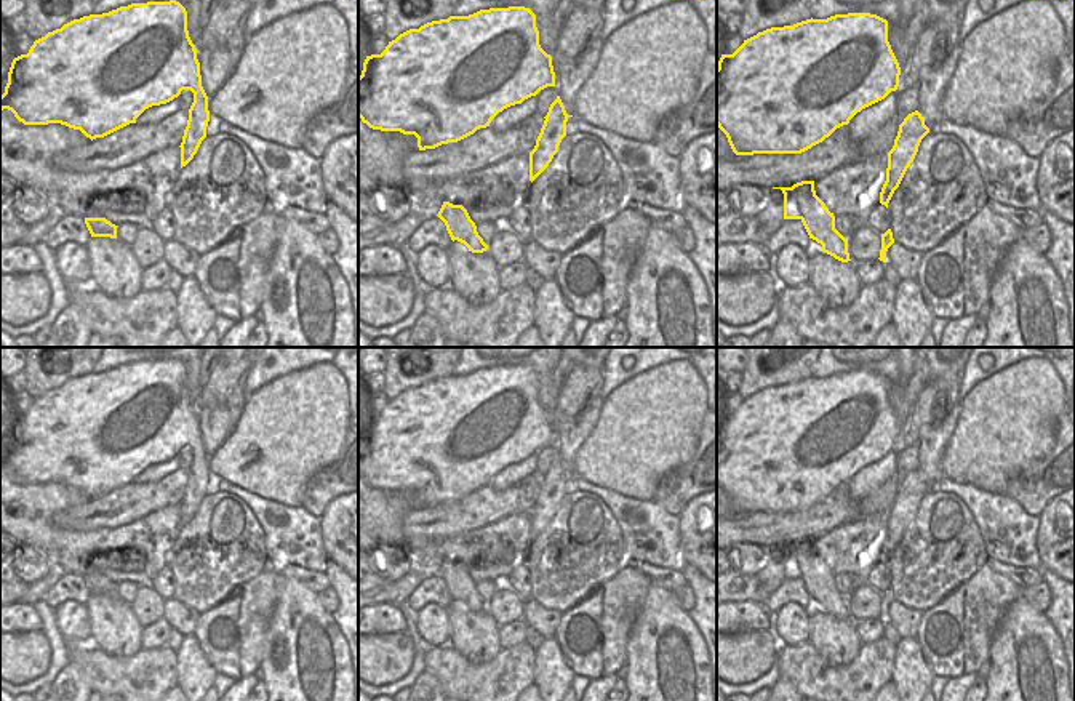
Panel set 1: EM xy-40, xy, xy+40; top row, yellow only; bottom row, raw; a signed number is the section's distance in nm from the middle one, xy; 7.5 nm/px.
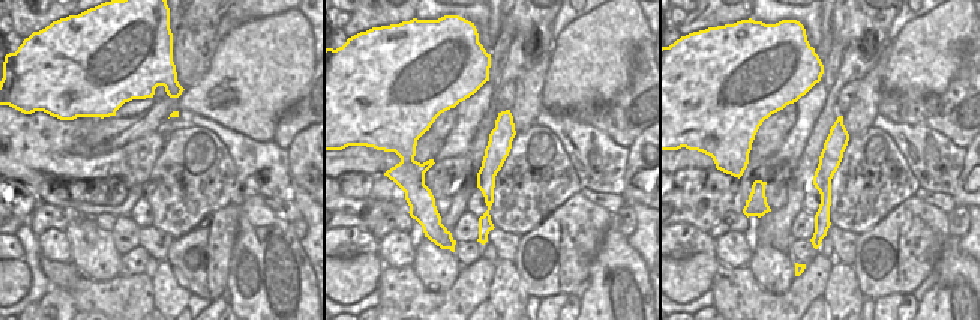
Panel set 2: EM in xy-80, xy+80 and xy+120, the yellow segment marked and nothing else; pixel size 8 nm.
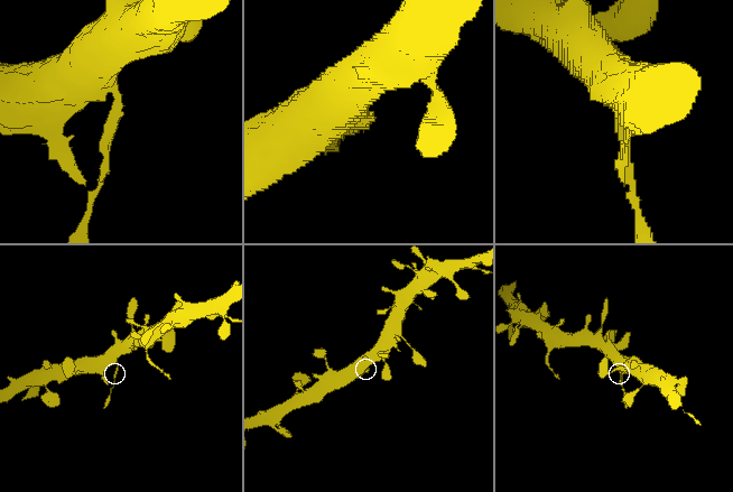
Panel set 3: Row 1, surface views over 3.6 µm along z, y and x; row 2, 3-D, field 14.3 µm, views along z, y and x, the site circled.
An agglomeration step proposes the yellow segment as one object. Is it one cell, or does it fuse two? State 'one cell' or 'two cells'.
two cells

